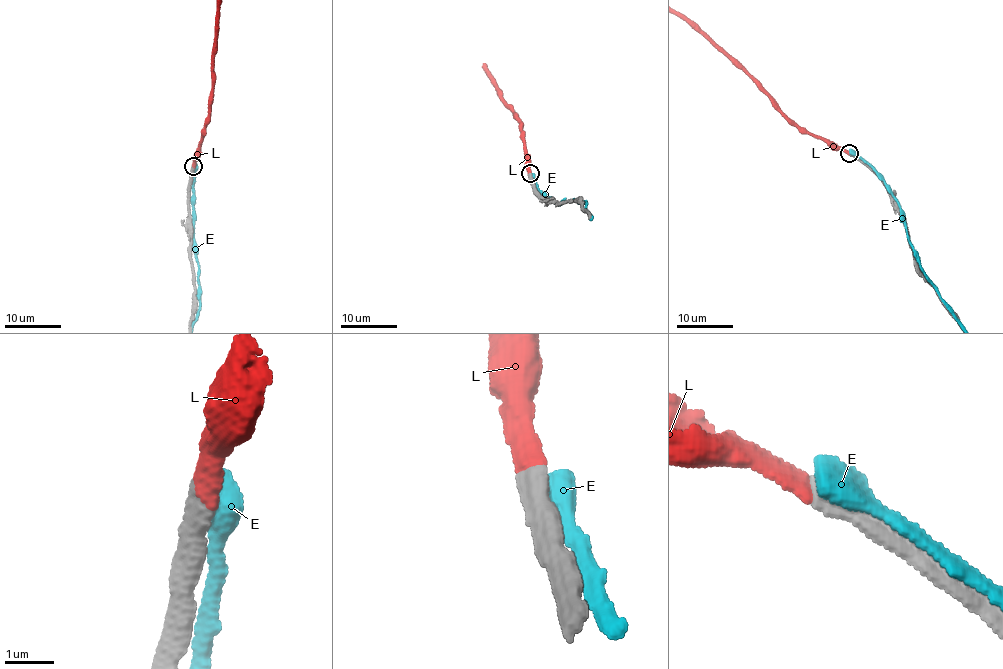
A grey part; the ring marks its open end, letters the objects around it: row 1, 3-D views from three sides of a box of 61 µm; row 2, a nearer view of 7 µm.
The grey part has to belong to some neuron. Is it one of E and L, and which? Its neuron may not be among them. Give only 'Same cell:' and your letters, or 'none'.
Same cell: L

